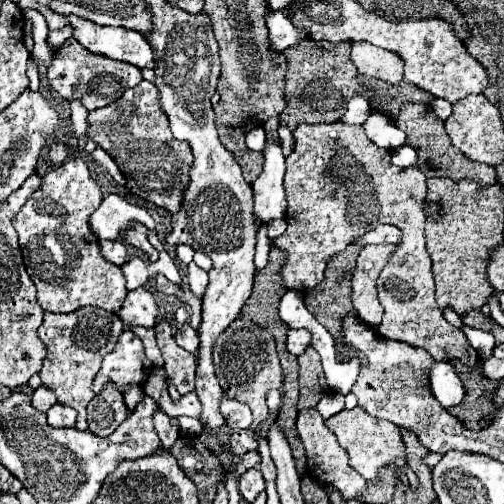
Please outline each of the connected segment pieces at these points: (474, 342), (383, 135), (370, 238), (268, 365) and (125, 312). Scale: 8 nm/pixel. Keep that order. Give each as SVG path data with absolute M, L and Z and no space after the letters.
M464 325L462 331L464 331L468 343L472 345L472 349L476 349L476 351L480 353L482 359L488 359L488 357L492 355L492 349L494 349L494 337L492 337L490 333L480 331L480 329L476 329L476 327L468 327L468 325Z
M372 111L362 127L364 127L368 139L374 141L382 149L392 151L406 143L406 135L386 115L382 115L378 111Z
M378 225L378 227L374 227L372 231L368 231L366 235L354 239L352 245L360 245L360 247L364 247L364 245L370 245L370 243L398 243L400 235L402 235L402 233L398 231L398 227Z
M236 319L230 327L214 341L212 347L212 361L216 367L216 377L220 387L236 401L246 403L252 409L253 422L249 429L235 429L231 434L227 448L234 455L244 455L257 450L258 444L254 438L254 430L268 417L266 393L270 389L282 389L282 369L278 363L278 353L274 347L274 339L268 331L254 327L254 323Z
M138 287L126 295L118 317L122 319L124 325L154 327L158 319L158 305L150 295L150 291L146 291L144 287Z

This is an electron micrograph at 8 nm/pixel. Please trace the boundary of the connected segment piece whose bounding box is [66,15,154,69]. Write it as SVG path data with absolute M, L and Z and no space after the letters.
M68 15L66 21L74 29L72 37L78 39L78 43L82 43L82 47L90 53L124 61L140 69L154 69L154 55L150 45L144 43L146 39L138 31L102 27L76 15Z

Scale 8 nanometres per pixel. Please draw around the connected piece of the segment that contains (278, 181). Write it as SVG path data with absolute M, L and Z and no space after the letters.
M266 139L262 149L264 169L260 177L252 183L254 189L254 213L260 221L268 223L272 219L284 217L286 213L286 197L284 197L284 155L278 139Z

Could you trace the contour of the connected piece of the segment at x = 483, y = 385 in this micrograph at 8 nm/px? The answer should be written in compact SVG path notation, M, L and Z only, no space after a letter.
M476 363L474 369L462 365L462 383L466 389L464 401L456 407L450 407L448 413L454 415L470 431L488 427L494 417L492 395L498 381L486 379L480 371L480 363Z

